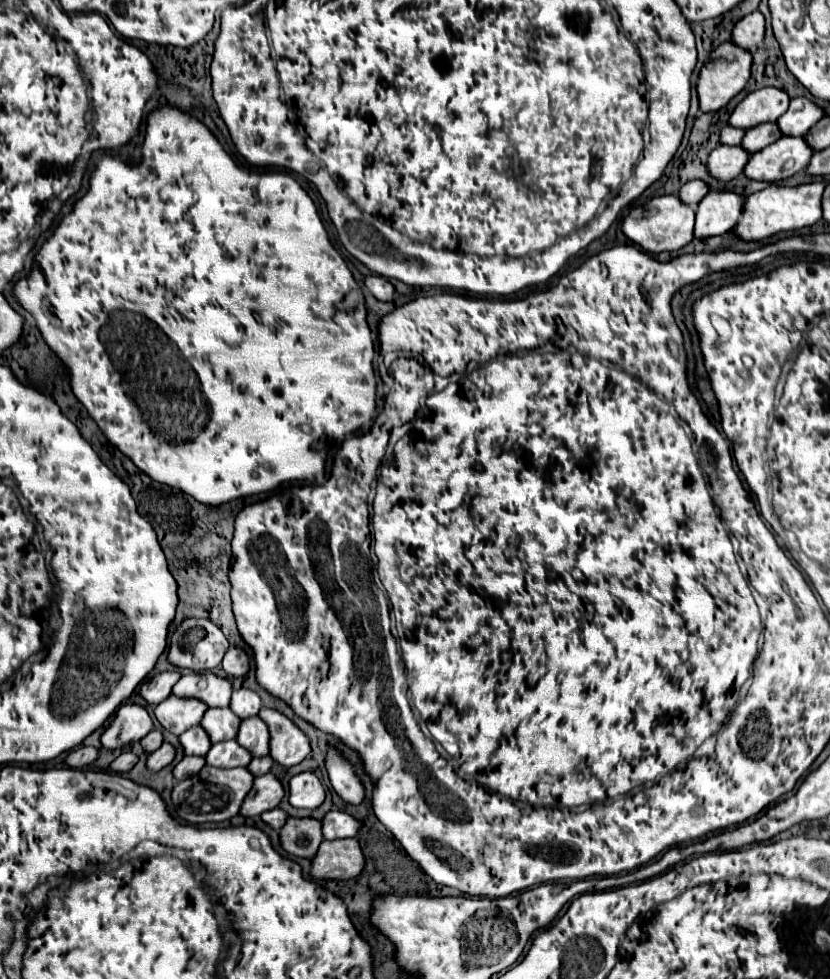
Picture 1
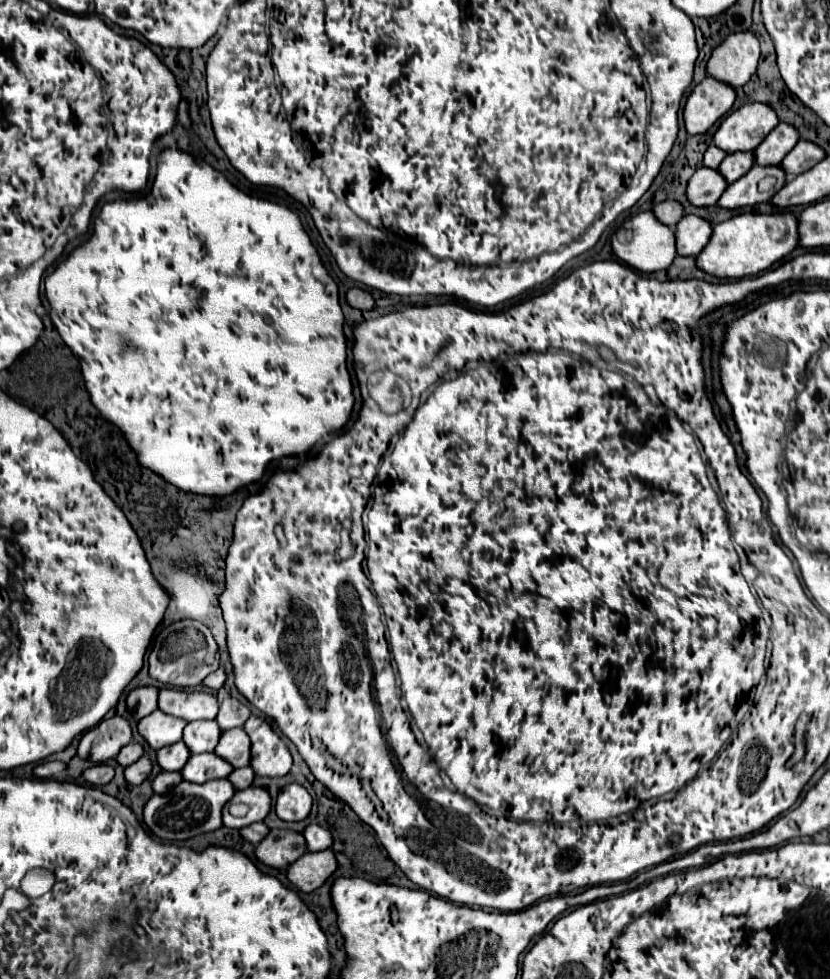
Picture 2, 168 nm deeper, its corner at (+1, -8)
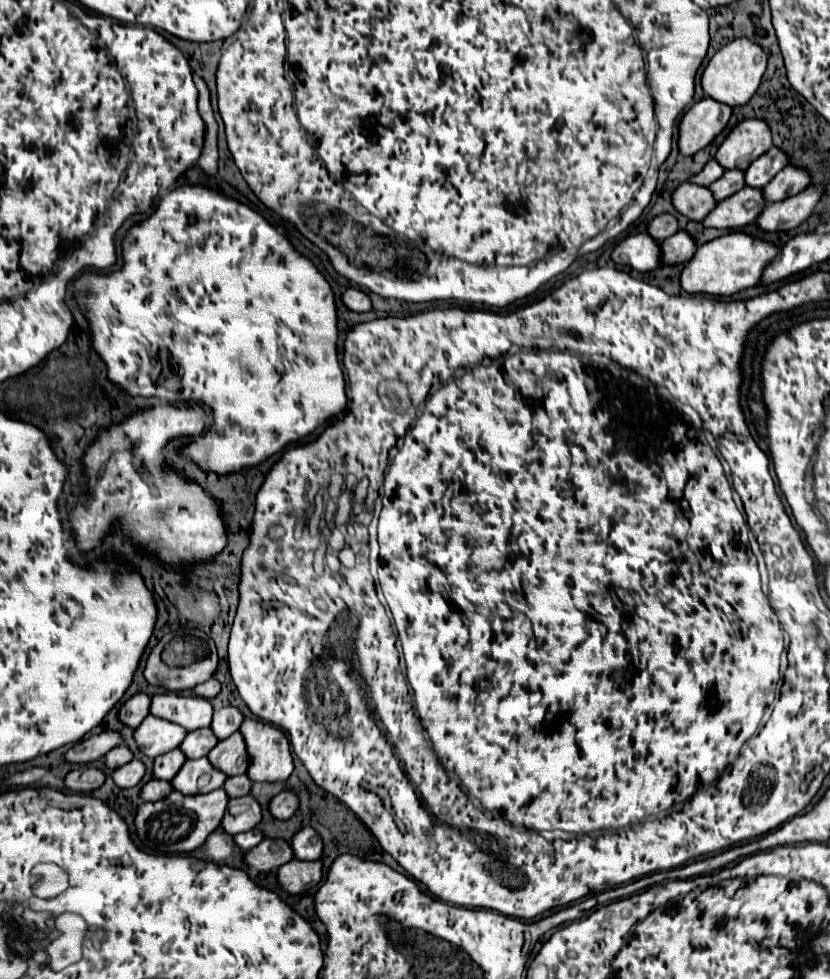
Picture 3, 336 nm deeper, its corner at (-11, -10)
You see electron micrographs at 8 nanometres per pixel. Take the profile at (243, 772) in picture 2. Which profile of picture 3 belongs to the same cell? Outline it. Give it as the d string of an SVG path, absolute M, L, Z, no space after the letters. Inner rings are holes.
M237 775L237 777L227 777L225 779L225 785L223 785L223 789L225 789L225 793L227 793L227 797L243 797L243 795L249 795L249 791L251 791L251 781L249 781L249 777L247 775Z

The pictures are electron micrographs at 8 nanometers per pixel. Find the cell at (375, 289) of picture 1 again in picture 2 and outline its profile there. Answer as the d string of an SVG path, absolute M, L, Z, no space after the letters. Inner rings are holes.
M353 287L347 291L347 303L351 307L357 307L361 311L367 311L367 309L373 309L375 307L375 299L369 291L365 289L359 289L359 287Z

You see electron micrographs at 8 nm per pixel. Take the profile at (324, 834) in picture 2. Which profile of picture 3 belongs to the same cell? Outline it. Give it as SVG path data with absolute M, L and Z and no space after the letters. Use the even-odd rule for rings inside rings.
M303 827L301 831L297 831L291 837L291 849L293 849L293 857L301 859L301 861L317 861L321 857L323 851L323 843L321 837L317 835L315 829L311 827Z

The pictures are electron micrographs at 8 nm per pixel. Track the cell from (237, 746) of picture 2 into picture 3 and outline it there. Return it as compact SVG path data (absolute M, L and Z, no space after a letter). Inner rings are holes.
M233 733L231 737L219 741L207 753L207 759L215 769L225 773L227 777L243 775L247 771L247 749L241 733Z

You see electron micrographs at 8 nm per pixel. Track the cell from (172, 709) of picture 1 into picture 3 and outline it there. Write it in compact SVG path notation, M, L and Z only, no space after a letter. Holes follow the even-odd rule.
M153 715L145 717L145 721L133 731L135 743L151 759L157 755L169 753L171 749L177 749L185 739L185 735L187 731L181 729L179 725Z

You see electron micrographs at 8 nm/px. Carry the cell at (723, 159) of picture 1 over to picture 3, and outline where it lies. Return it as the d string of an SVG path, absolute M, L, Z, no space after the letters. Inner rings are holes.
M681 183L671 193L671 201L673 201L673 207L691 221L703 221L705 213L709 213L713 205L717 205L717 201L713 199L707 187L689 185L689 183Z

